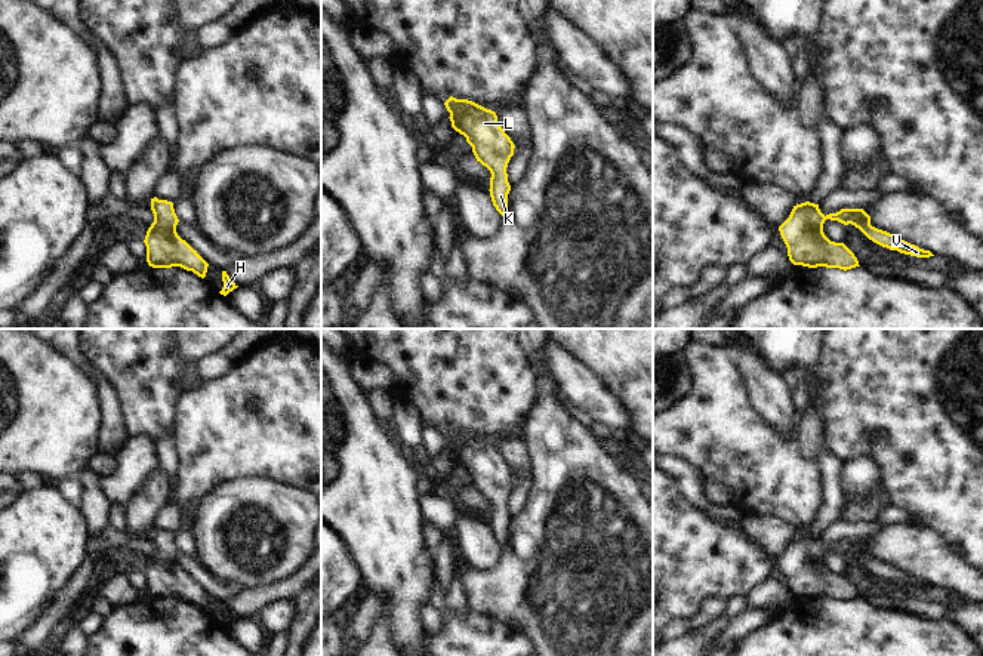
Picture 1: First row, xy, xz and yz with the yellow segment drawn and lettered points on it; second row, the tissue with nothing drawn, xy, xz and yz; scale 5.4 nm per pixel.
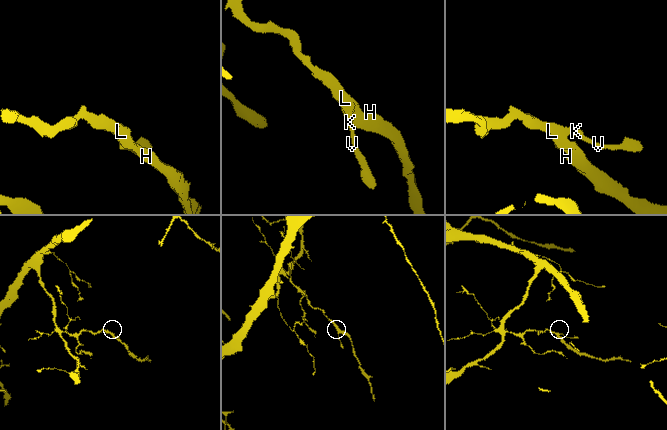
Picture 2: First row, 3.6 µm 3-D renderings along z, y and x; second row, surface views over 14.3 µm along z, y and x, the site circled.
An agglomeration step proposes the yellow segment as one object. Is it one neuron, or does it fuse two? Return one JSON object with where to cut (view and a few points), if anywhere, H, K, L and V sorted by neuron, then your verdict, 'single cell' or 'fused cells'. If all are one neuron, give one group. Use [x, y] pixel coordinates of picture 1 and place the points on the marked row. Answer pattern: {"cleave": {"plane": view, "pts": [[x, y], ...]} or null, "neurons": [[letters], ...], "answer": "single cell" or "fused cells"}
{"cleave": null, "neurons": [["H", "K", "L", "V"]], "answer": "single cell"}

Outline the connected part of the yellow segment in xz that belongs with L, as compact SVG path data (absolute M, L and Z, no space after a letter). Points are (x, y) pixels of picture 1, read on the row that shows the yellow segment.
M453 96L444 105L450 113L452 127L466 138L477 161L490 170L490 197L496 210L505 216L511 191L506 167L514 155L514 142L500 127L494 111Z

